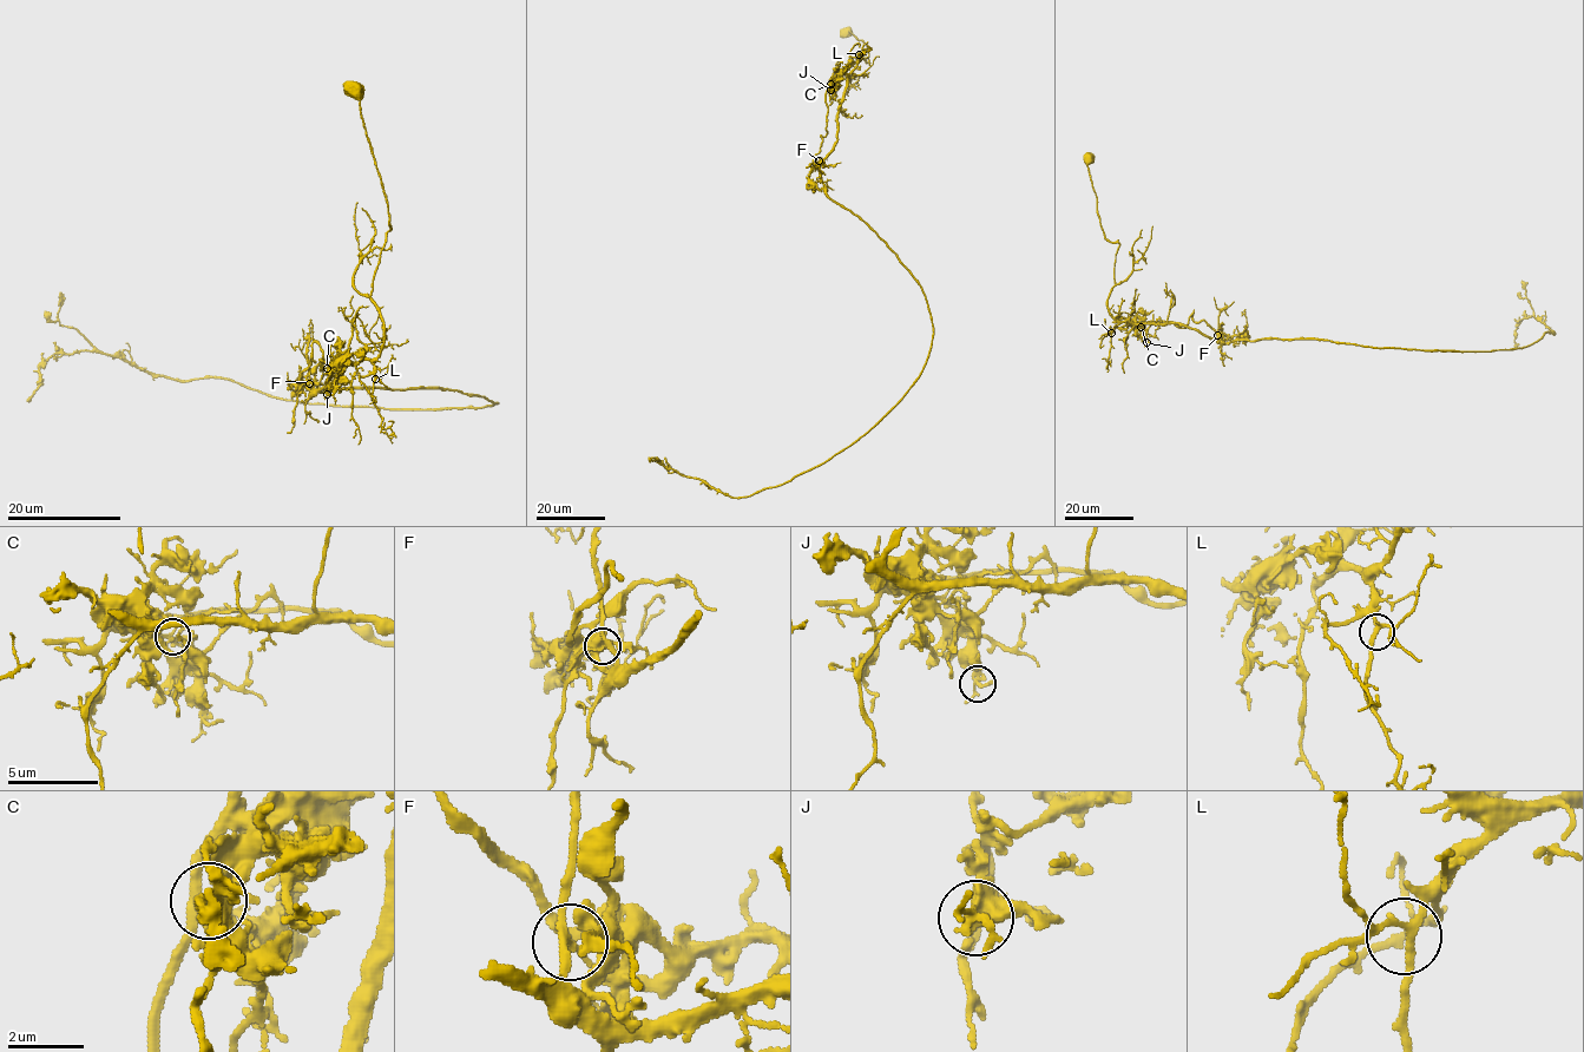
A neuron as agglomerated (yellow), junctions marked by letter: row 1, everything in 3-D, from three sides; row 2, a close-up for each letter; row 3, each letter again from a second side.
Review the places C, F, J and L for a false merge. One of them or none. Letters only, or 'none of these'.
F

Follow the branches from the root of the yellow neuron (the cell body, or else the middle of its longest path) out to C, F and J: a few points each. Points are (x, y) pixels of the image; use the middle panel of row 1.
C: (846, 33), (867, 45), (868, 60), (856, 58), (865, 51), (840, 104), (836, 142), (815, 165), (830, 84)
F: (846, 33), (849, 30), (867, 45), (868, 60), (856, 58), (865, 51), (840, 104), (836, 142), (819, 160)
J: (846, 33), (867, 45), (868, 60), (856, 58), (865, 51), (836, 142), (815, 165), (830, 90)

